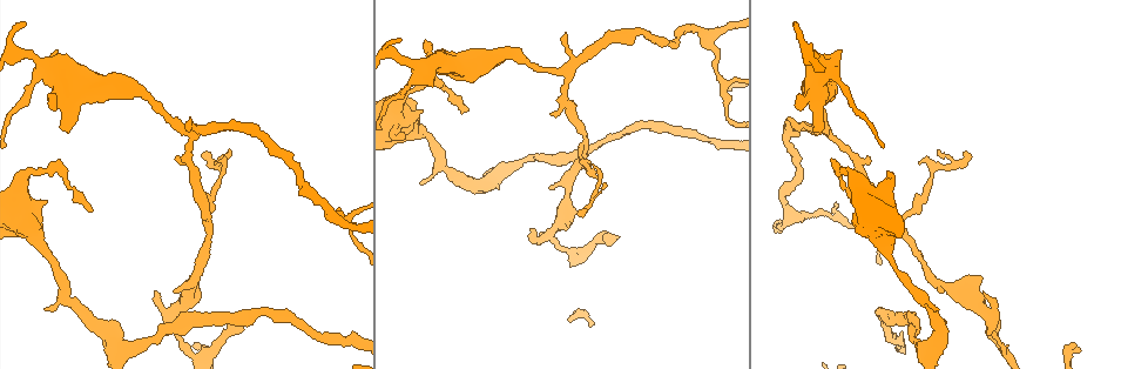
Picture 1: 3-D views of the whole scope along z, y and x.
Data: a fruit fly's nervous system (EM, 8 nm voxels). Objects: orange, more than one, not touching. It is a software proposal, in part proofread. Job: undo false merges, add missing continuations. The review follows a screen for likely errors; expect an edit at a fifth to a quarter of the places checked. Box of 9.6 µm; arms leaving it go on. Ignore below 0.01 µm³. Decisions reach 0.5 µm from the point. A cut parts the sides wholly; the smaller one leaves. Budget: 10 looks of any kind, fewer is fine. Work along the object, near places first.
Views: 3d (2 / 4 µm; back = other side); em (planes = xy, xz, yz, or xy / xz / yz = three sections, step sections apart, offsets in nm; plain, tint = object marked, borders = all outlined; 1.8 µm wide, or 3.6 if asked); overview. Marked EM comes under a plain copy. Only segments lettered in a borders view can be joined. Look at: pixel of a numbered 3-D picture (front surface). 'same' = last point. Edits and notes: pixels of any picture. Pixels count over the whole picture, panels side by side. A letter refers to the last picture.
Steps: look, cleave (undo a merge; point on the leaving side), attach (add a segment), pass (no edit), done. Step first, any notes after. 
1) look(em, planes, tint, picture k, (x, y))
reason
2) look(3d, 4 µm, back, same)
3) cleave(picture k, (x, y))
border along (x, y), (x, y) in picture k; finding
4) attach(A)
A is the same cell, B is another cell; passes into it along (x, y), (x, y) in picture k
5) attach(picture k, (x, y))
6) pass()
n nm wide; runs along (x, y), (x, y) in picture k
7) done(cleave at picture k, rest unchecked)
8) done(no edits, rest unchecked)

look(3d, 4 µm, picture 1, (586, 138))
three-way junction

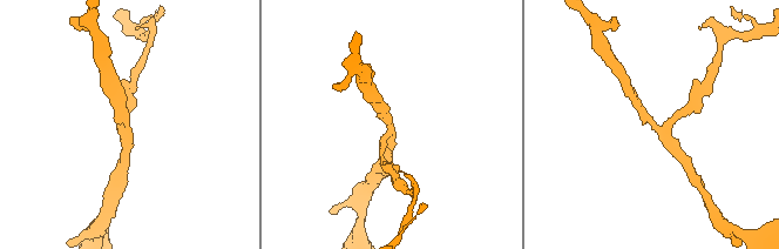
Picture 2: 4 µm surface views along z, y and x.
look(em, yz, step 16, tint, picture 2, (126, 131))
3 arms; arms of 170, 190, 200 nm

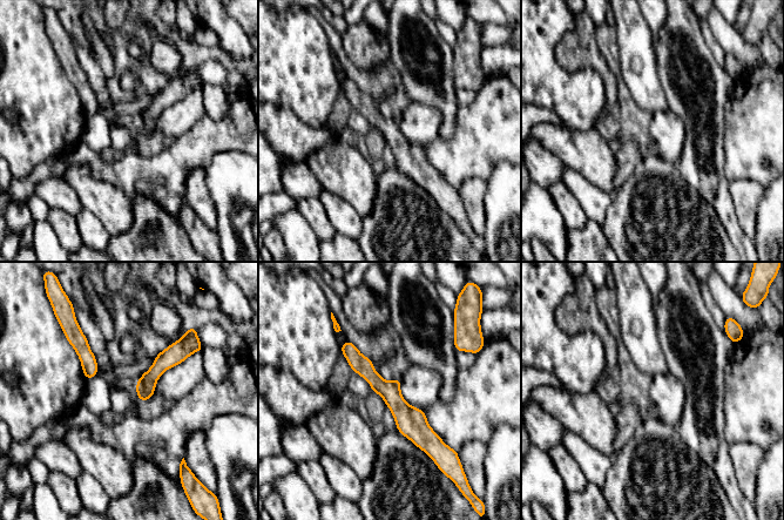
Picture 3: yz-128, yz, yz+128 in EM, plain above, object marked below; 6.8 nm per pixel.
look(em, planes, borders, same)

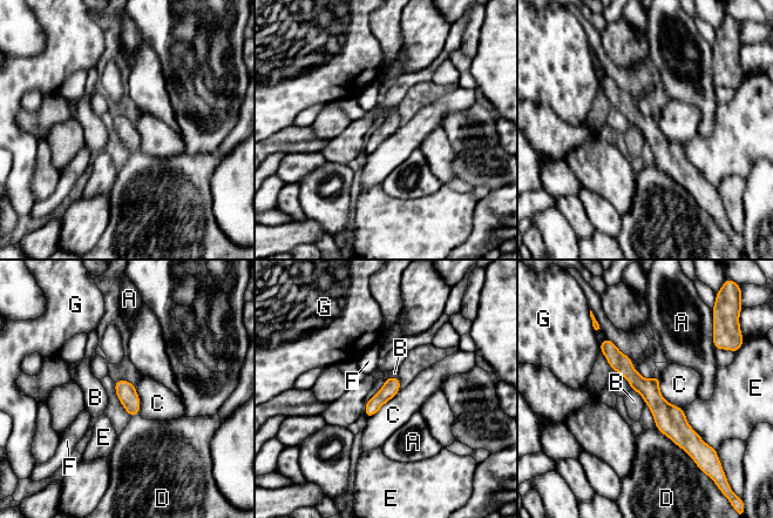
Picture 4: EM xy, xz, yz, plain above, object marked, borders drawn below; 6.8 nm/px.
pass()
A, B, C, D, E, F and G are other cells; border along (631, 389), (637, 391), (645, 403) in picture 4; all the same neuron

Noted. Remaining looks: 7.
look(3d, 2 µm, picture 1, (493, 179))
calibre changes

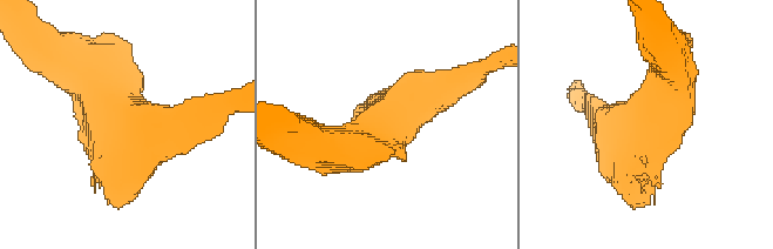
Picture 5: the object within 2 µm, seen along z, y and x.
look(em, planes, borders, picture 5, (385, 125))
need the tissue

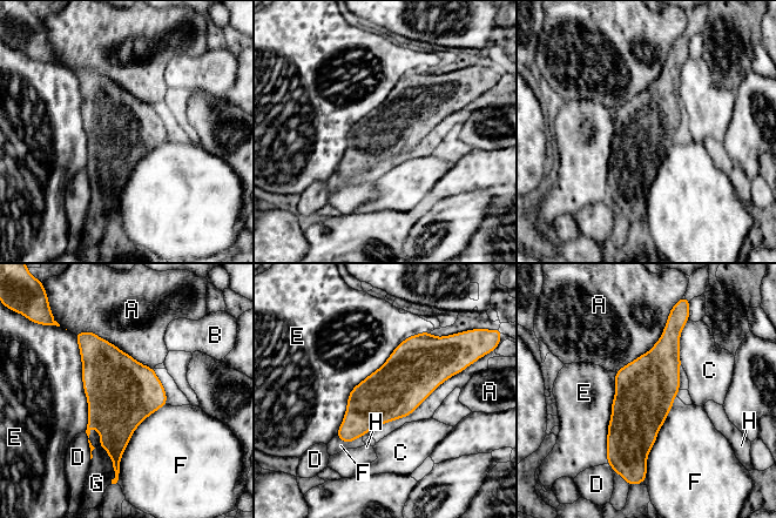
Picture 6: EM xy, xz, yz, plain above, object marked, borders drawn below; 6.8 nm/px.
attach(G)
380 nm wide; G is the same cell, A, B, C, D, E, F and H are other cells; passes into it along (116, 414), (105, 448), (101, 472) in picture 6; the neuron continues

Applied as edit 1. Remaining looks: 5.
look(em, planes, borders, picture 1, (201, 154))
tapers out

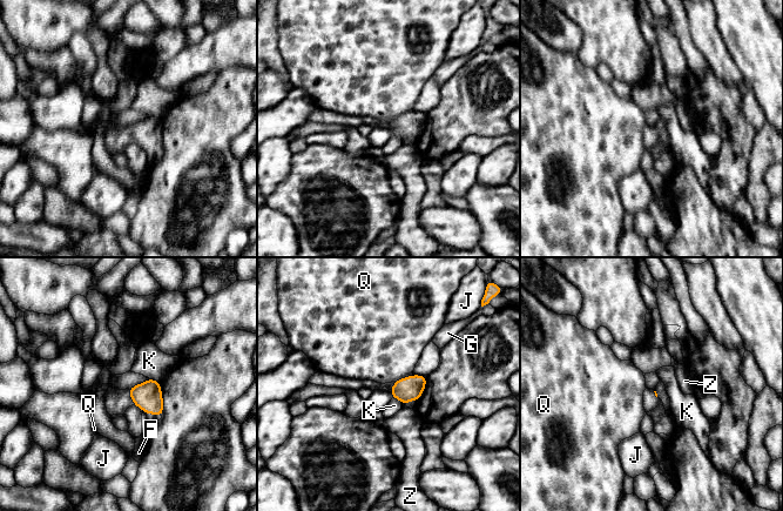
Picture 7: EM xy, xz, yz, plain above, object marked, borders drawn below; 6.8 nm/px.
pass()
F, G, J, K, Q and Z are other cells; none of them fits

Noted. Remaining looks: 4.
look(em, 3.6 µm, xz, step 4, tint, picture 1, (398, 119))
thick turns thin

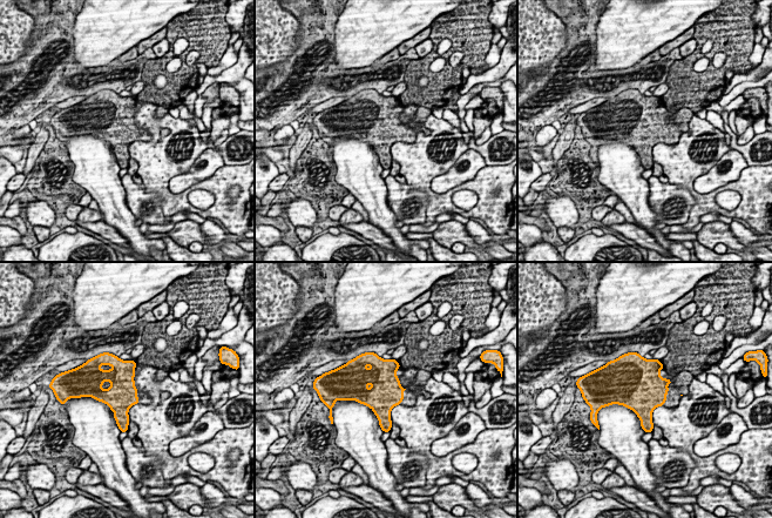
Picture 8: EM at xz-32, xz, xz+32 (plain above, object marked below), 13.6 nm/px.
look(em, 3.6 µm, planes, tint, same)

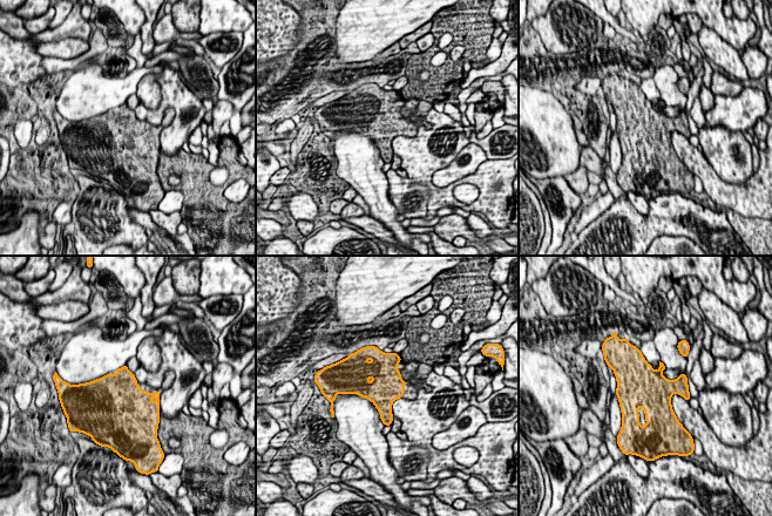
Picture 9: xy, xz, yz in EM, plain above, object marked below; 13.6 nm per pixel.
look(em, 3.6 µm, planes, borders, same)

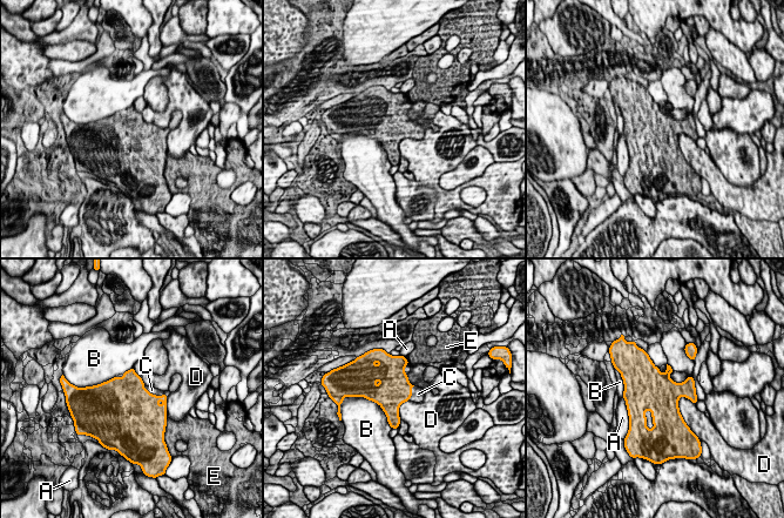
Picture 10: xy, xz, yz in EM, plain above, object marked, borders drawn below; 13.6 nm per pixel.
attach(C)
C is the same cell, A, B, D and E are other cells; passes into it along (140, 406), (154, 395), (151, 390) in picture 10; the neuron continues

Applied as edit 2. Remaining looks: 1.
done(attach at picture 6, attach at picture 10, rest unchecked)

